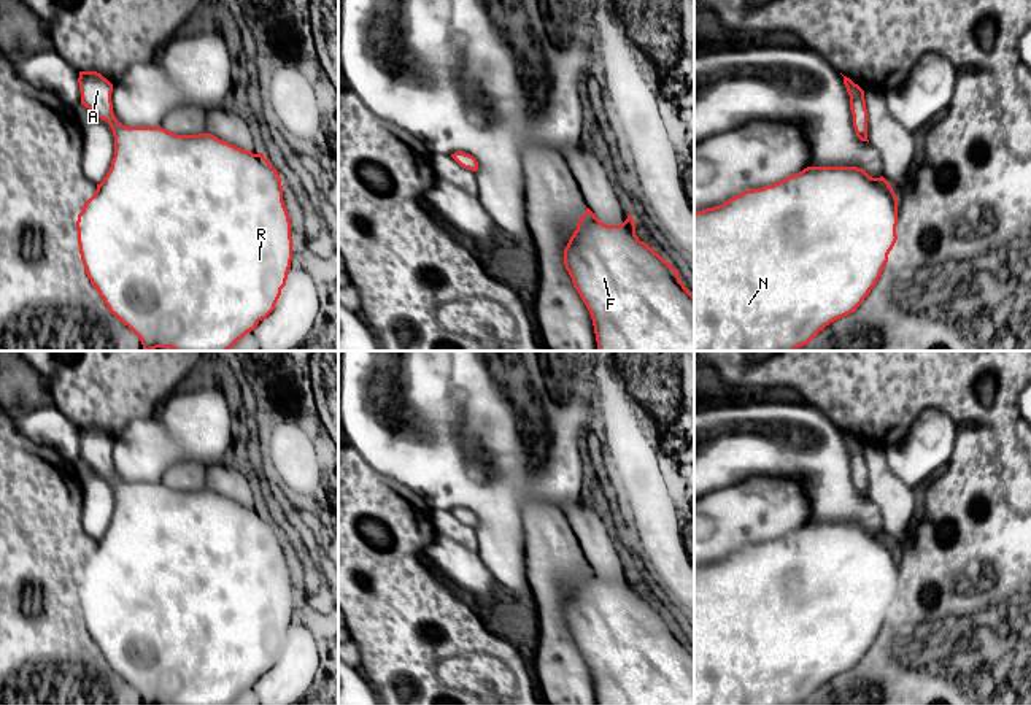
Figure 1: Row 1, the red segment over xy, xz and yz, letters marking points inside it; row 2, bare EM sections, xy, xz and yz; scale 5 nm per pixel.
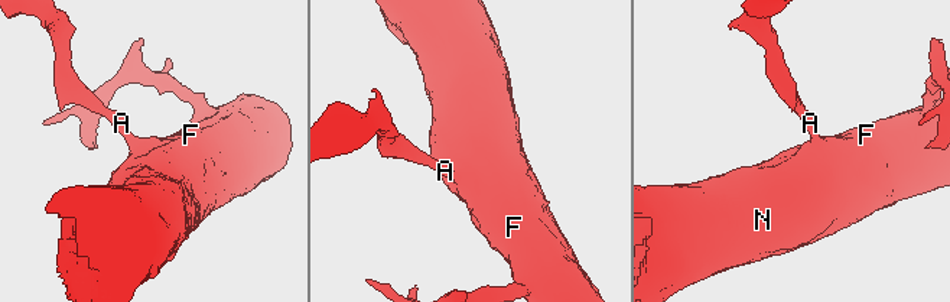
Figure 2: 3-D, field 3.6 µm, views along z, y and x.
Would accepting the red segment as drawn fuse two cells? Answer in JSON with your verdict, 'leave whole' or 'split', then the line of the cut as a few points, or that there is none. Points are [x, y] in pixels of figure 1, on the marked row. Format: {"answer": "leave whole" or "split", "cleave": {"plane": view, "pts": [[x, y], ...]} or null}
{"answer": "leave whole", "cleave": null}

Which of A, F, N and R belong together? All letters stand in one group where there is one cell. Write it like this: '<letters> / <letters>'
A F N R

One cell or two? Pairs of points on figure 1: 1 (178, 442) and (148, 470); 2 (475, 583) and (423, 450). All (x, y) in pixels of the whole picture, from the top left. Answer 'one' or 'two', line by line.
1: one
2: two

